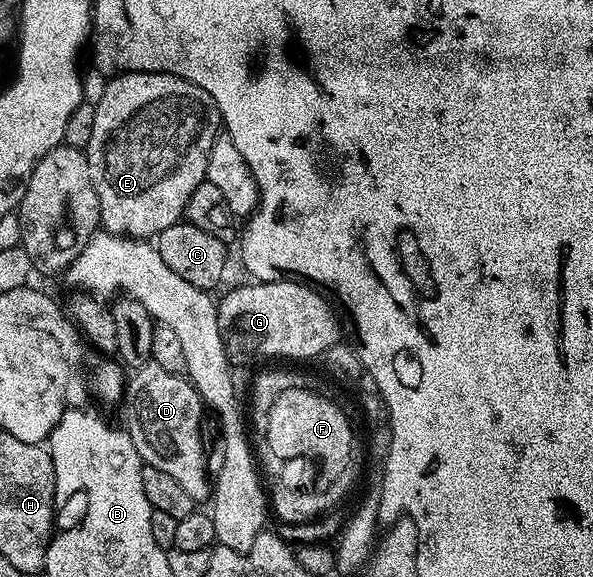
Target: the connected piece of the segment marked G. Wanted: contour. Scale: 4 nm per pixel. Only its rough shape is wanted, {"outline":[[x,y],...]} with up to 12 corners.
{"outline":[[247,282],[217,303],[232,360],[311,359],[340,342],[322,290]]}

